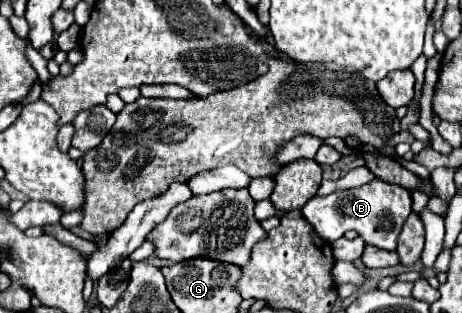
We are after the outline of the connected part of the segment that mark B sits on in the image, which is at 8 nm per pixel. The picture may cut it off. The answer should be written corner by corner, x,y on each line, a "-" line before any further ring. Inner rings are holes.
374,178
370,184
360,186
360,188
350,188
350,190
336,190
328,196
314,196
308,200
302,208
306,220
314,226
318,236
324,240
336,240
340,238
346,230
356,230
366,244
378,246
384,250
396,250
396,238
410,216
412,210
412,198
410,192
402,186
382,182
380,178
-
388,214
392,216
392,230
386,228

